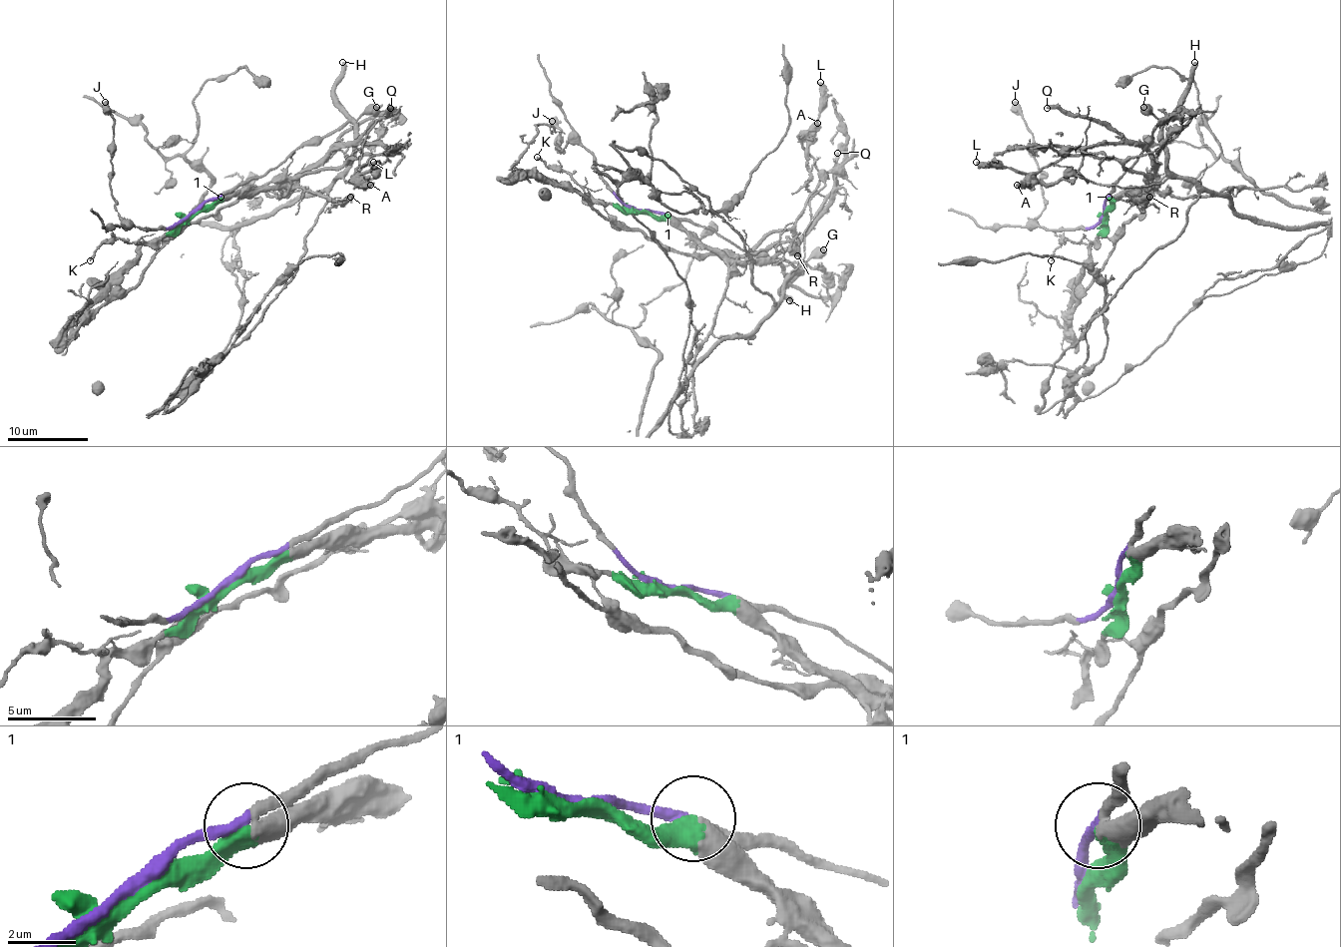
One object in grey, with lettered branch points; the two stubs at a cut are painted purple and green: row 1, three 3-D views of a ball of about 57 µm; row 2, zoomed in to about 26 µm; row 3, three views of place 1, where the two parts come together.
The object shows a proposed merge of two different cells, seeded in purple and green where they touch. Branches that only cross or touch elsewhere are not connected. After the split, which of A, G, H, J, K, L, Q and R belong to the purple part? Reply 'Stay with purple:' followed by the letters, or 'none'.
Stay with purple: G, H, J

